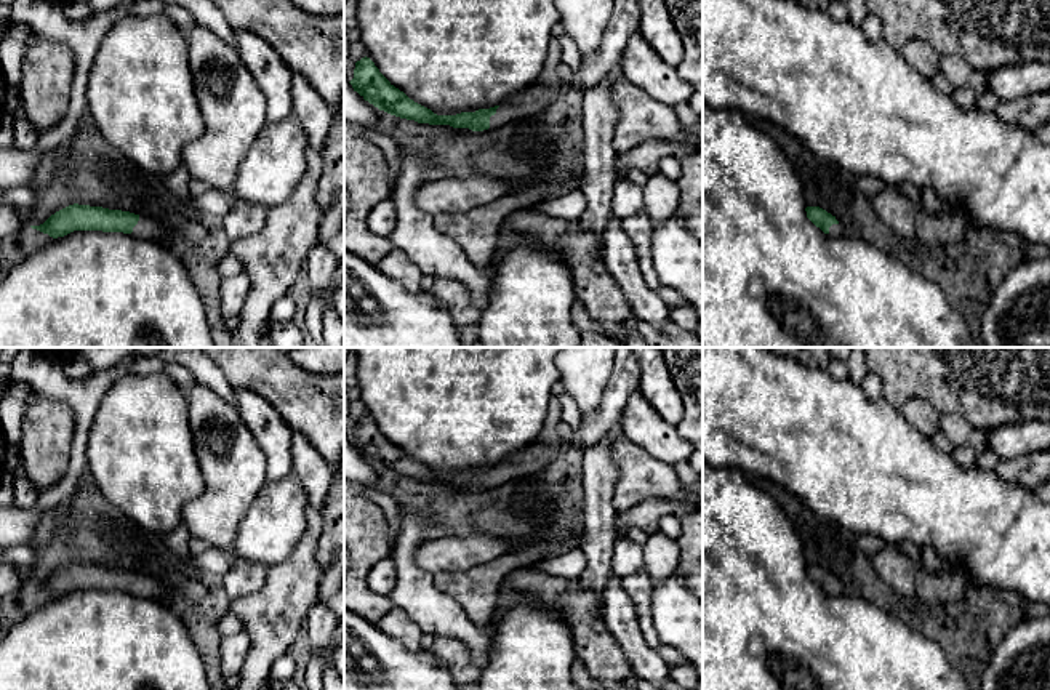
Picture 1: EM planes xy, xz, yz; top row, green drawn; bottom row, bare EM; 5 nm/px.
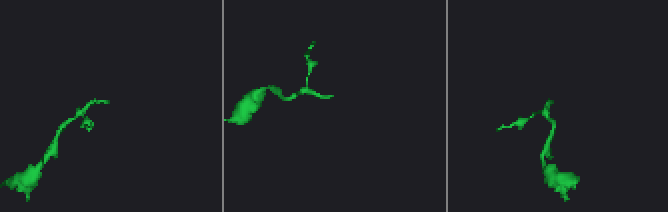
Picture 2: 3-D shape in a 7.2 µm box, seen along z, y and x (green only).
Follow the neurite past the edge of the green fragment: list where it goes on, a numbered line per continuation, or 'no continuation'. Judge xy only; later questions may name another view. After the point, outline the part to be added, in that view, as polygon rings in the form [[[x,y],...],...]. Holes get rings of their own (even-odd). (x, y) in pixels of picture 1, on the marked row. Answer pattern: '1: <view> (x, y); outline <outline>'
1: xy (149, 229); outline [[[139,216],[131,235],[144,240],[166,242],[170,229],[152,218]]]

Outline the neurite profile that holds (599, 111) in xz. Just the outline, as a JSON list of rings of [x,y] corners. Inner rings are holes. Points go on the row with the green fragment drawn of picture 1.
[[[619,62],[597,86],[583,93],[584,175],[579,189],[587,207],[579,223],[602,242],[613,215],[611,199],[618,181],[615,170],[618,152],[613,146],[618,107],[610,94],[611,78],[618,74],[623,74]]]

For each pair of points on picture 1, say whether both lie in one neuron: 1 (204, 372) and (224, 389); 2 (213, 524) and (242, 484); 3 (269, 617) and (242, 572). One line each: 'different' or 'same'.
1: same
2: same
3: different

